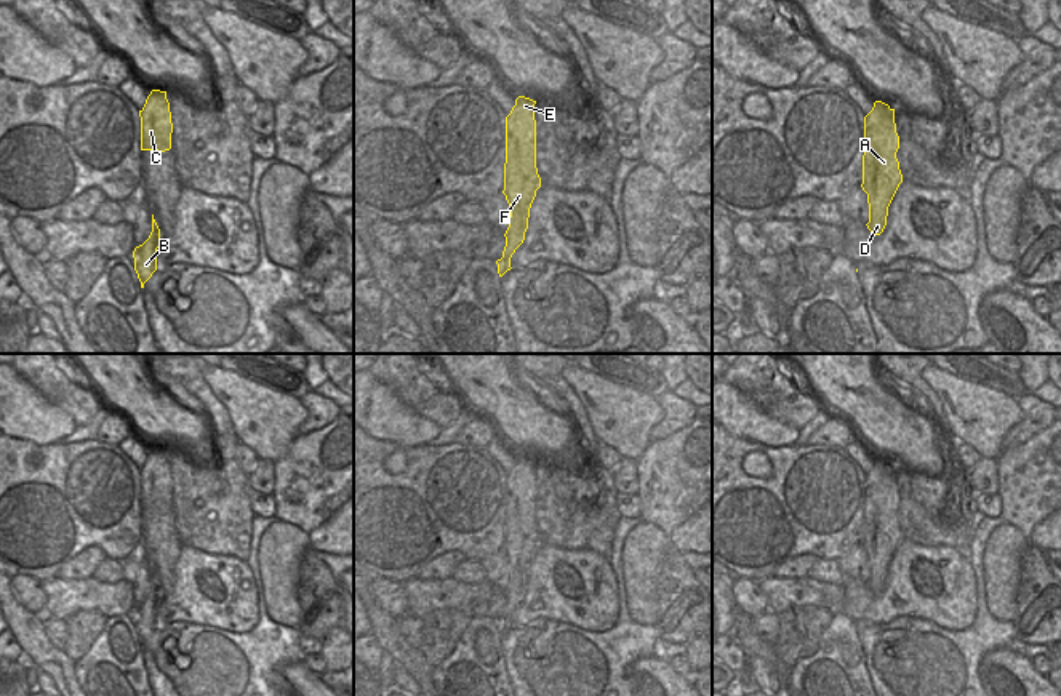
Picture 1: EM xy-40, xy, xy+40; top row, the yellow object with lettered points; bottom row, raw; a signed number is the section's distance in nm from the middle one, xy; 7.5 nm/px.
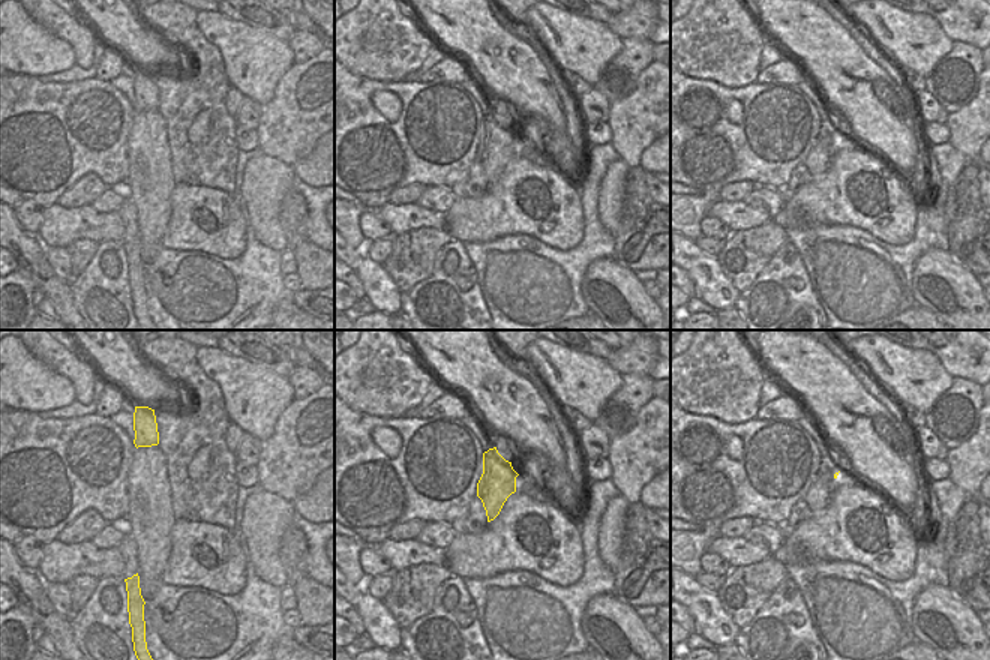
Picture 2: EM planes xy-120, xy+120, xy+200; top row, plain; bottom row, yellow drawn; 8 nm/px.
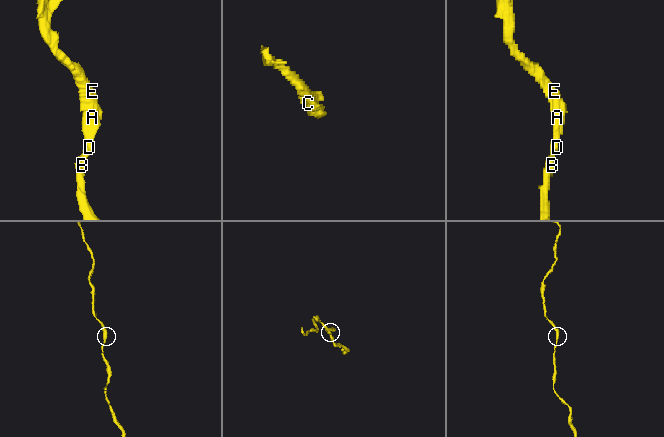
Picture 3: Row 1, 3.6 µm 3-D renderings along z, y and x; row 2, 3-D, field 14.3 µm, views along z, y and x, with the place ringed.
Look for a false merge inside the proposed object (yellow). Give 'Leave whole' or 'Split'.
Leave whole

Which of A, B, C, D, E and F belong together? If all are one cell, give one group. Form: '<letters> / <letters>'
A B C D E F

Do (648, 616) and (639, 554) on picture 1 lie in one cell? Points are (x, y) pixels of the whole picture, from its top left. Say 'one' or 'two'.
one

